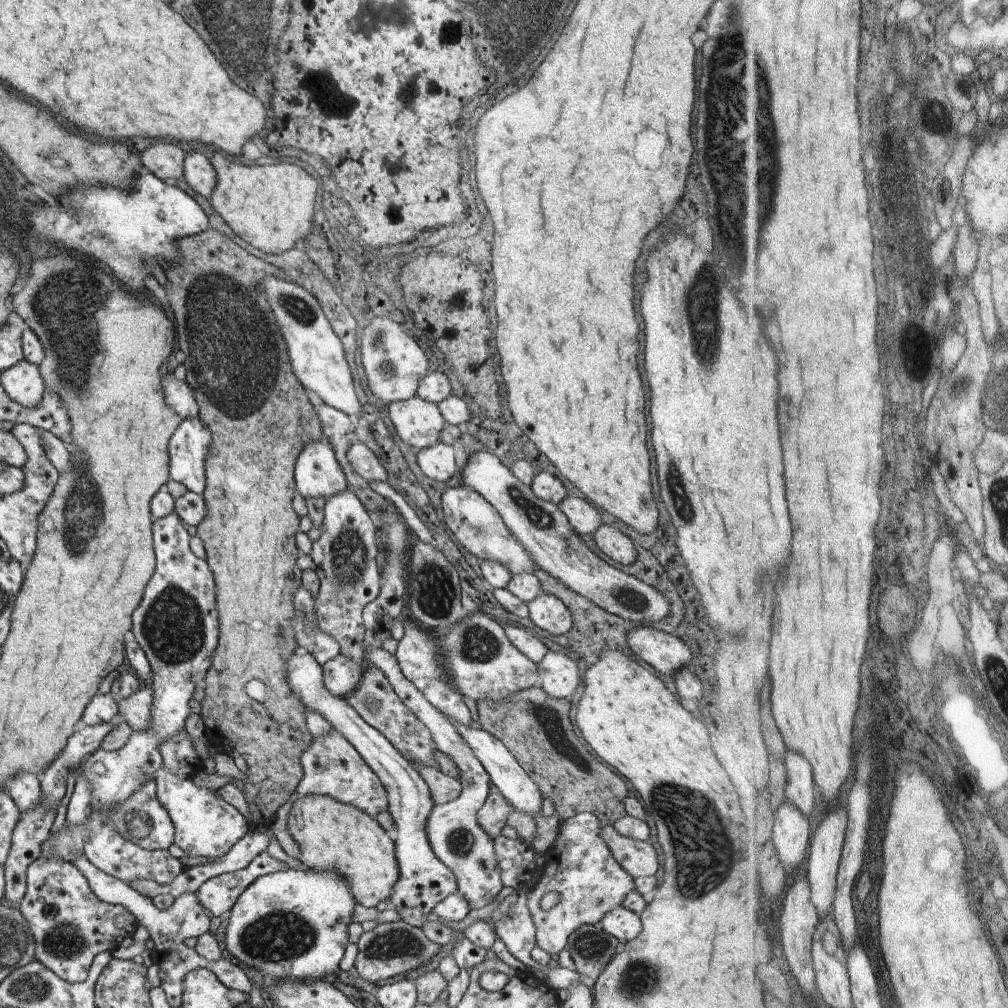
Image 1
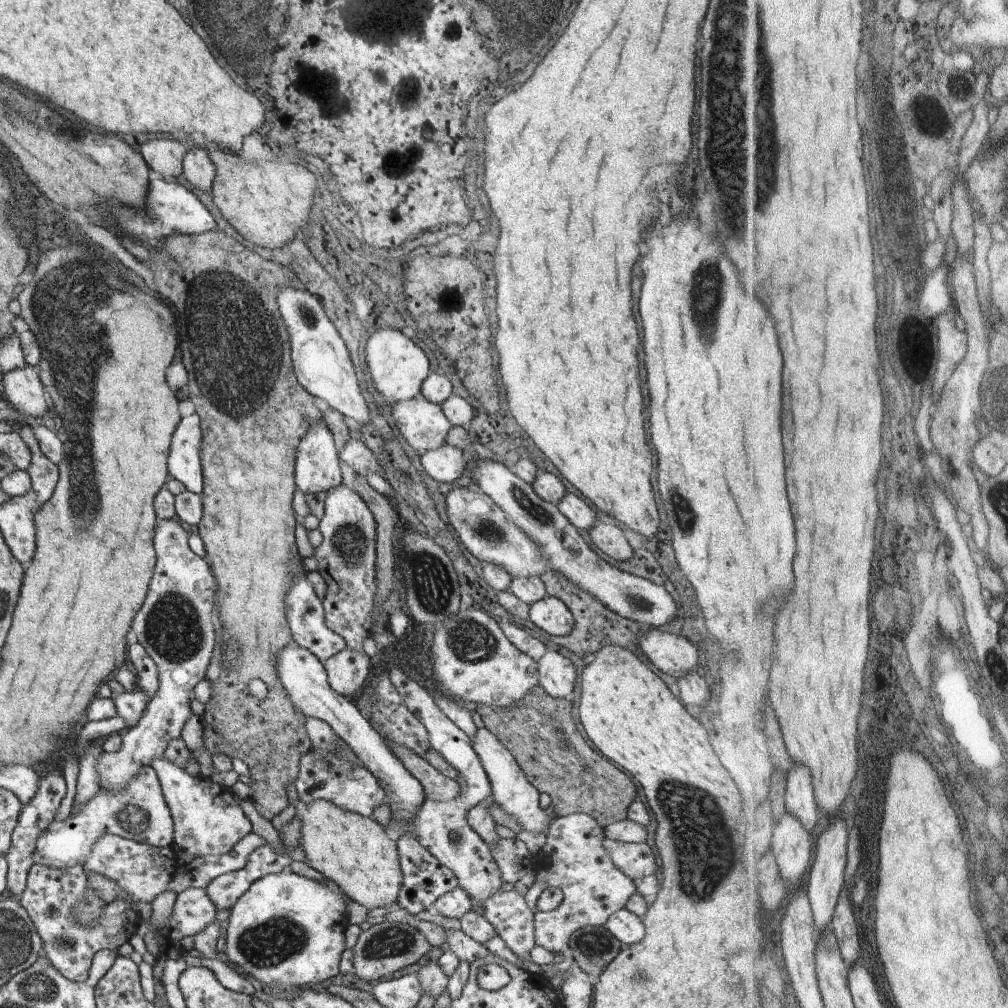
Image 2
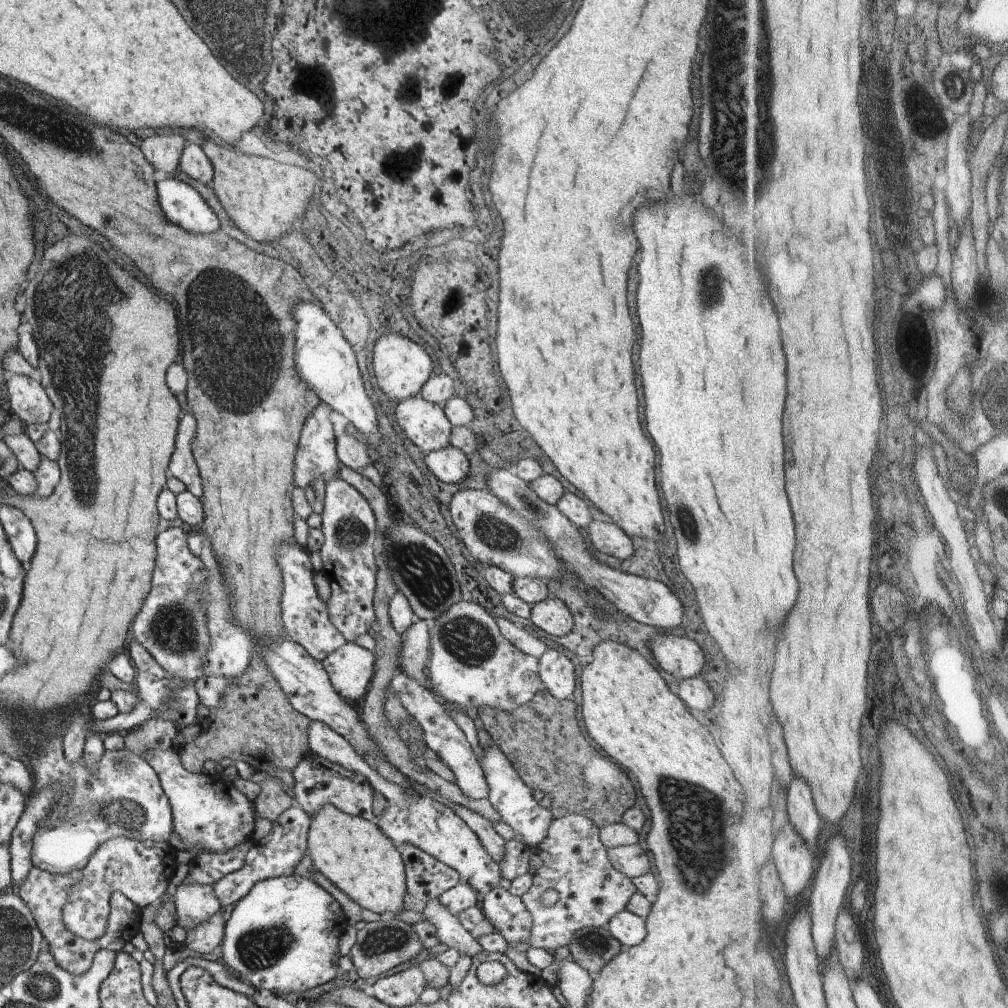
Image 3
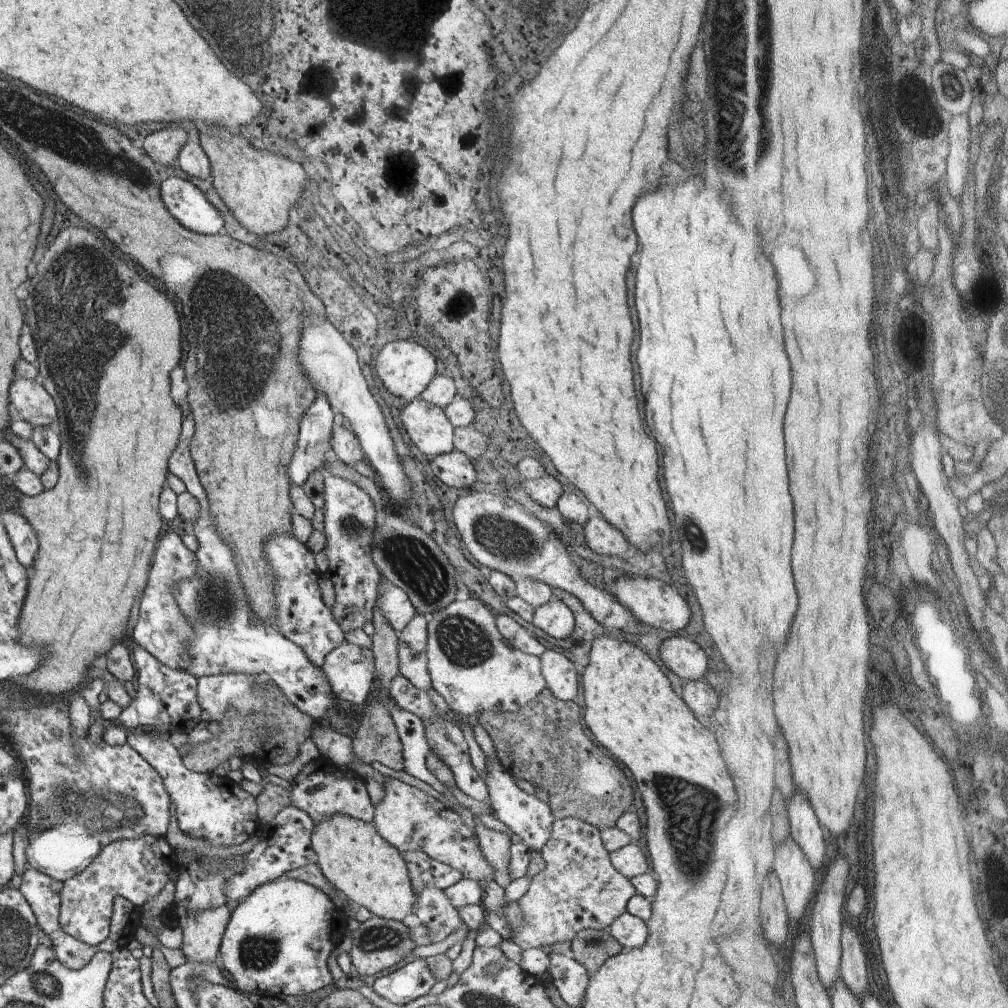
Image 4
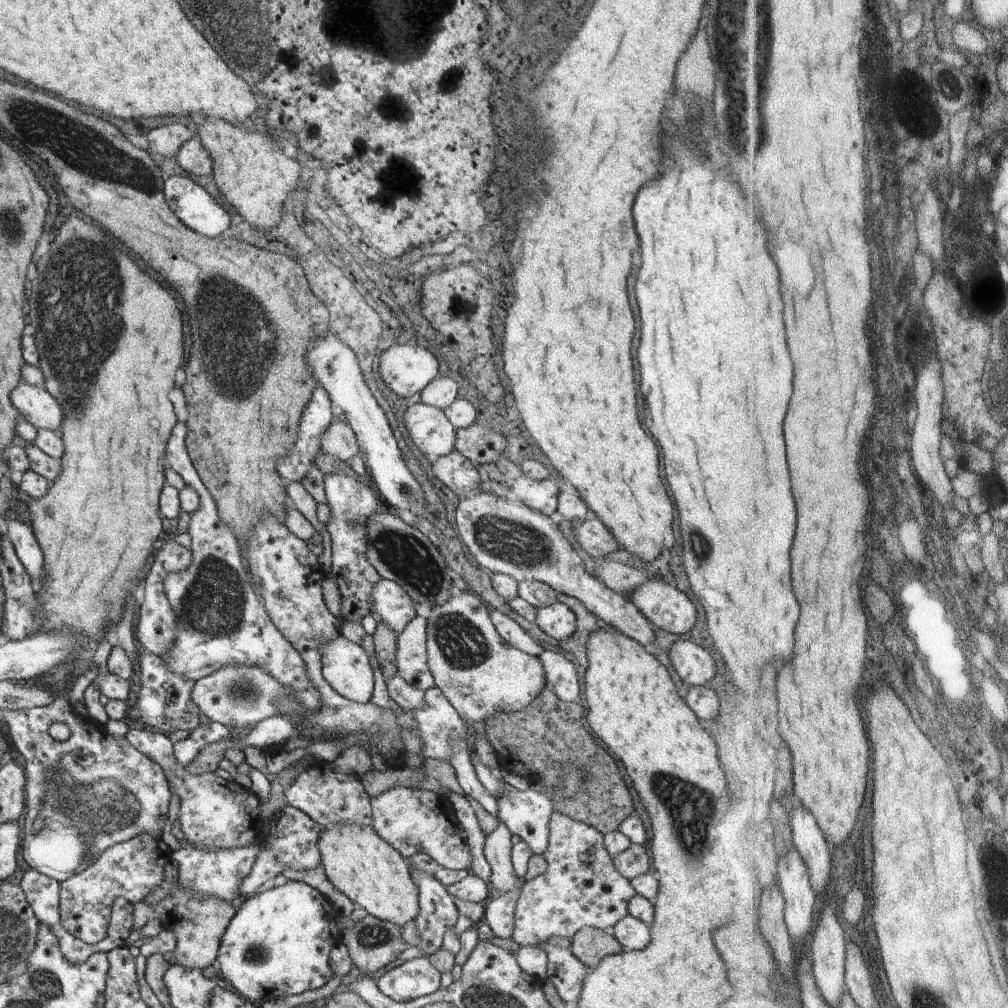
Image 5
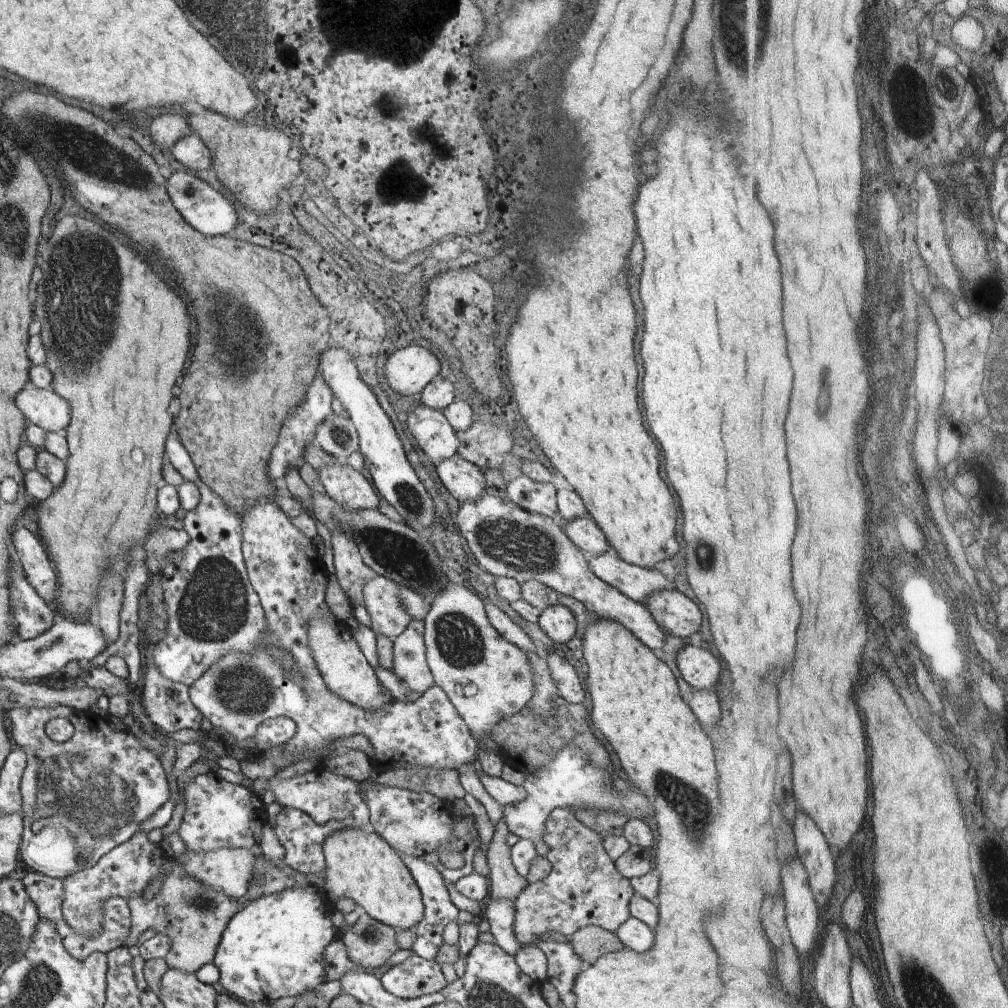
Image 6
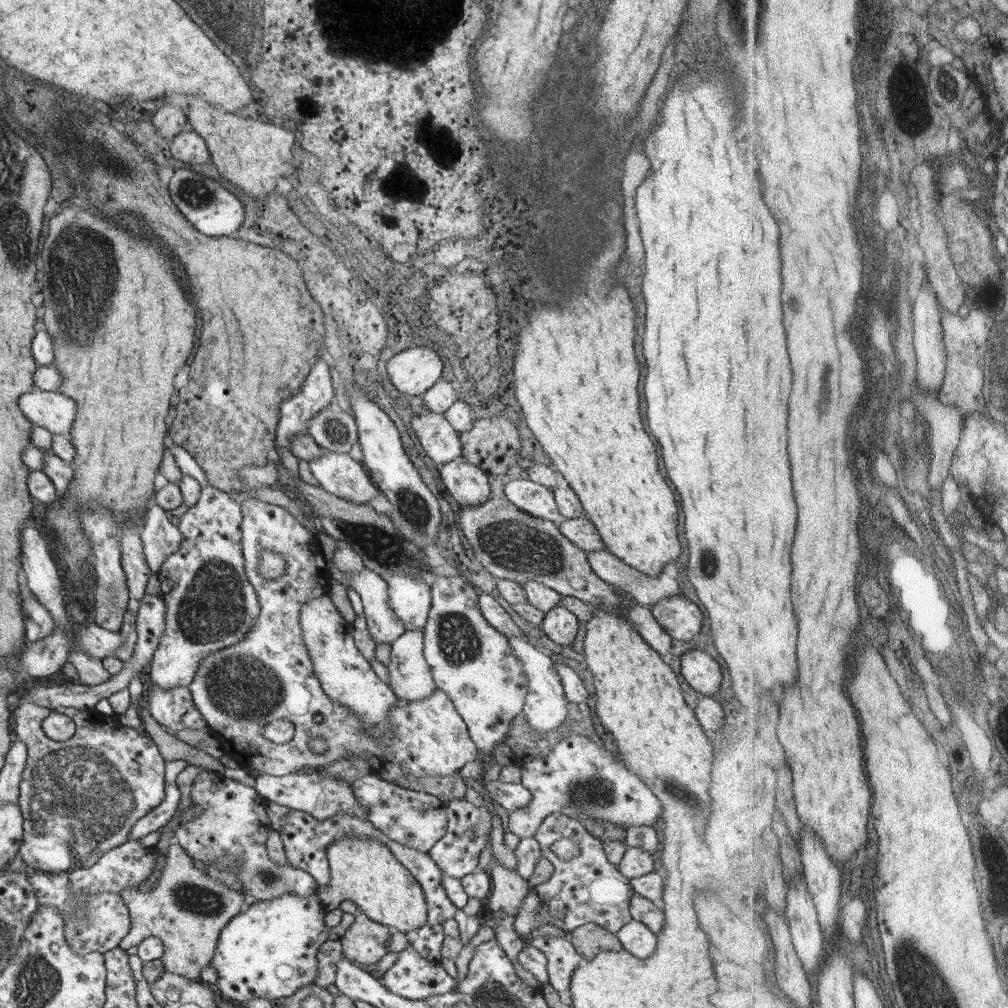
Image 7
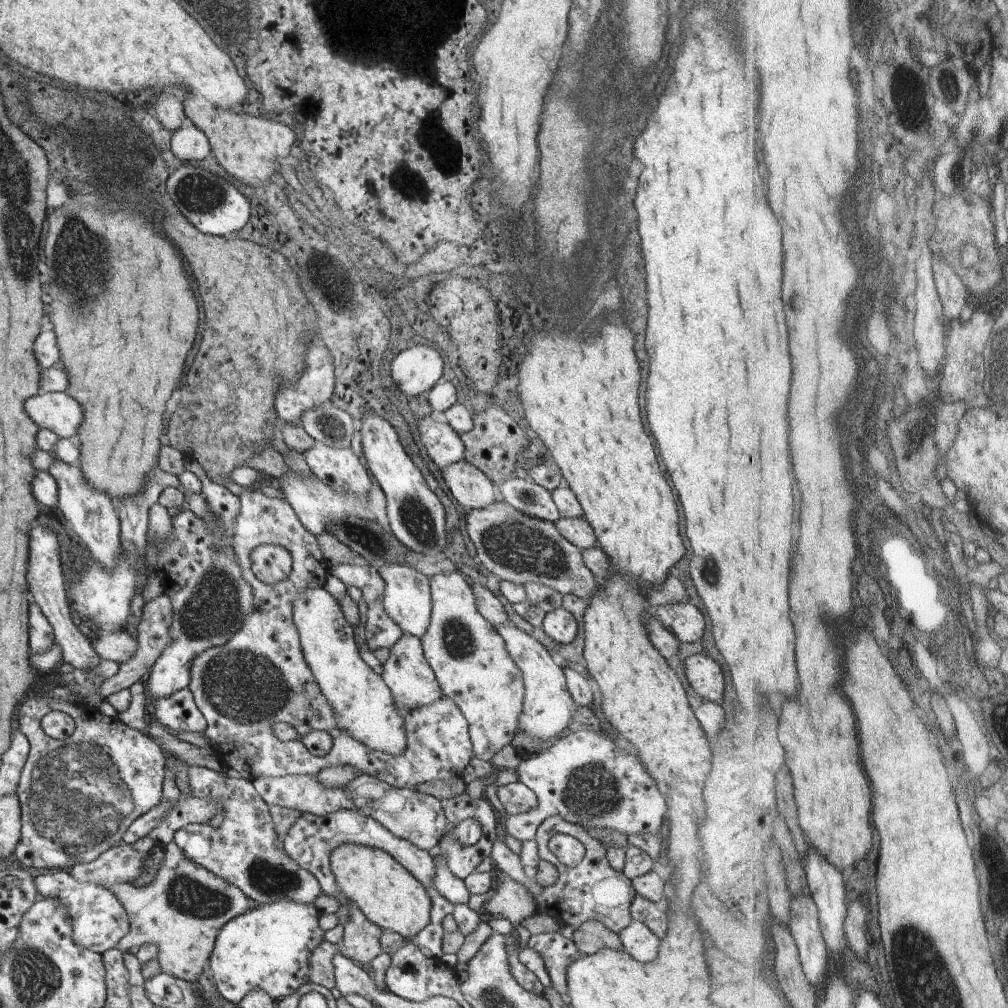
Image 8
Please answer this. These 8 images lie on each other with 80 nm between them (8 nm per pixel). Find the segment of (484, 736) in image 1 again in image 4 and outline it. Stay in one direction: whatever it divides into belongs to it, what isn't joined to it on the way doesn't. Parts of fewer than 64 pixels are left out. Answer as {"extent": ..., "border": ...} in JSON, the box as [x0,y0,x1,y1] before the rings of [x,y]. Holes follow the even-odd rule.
{"extent":[485,757,554,852],"border":[[[496,757],[487,759],[486,768],[485,781],[489,788],[489,802],[494,816],[506,824],[513,834],[518,834],[531,851],[540,852],[552,832],[554,816],[551,805],[548,801],[540,800],[539,797],[532,796],[521,789],[511,773]]]}

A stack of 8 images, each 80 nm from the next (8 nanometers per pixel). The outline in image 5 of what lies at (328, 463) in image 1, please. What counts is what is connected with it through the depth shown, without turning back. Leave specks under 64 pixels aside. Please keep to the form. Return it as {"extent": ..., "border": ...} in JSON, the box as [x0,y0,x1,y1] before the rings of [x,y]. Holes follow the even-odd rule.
{"extent":[276,383,333,482],"border":[[[318,383],[300,418],[296,442],[290,454],[276,460],[276,472],[280,478],[290,482],[301,482],[308,474],[314,458],[321,454],[320,436],[332,423],[333,413],[328,392]]]}

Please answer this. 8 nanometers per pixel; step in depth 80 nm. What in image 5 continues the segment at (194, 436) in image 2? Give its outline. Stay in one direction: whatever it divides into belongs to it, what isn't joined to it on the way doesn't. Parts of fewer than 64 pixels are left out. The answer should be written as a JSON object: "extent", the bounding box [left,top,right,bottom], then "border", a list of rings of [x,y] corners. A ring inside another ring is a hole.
{"extent":[162,418,320,710],"border":[[[182,418],[182,422],[176,424],[170,442],[168,442],[168,450],[166,450],[166,466],[172,468],[192,490],[196,490],[199,497],[198,510],[190,515],[190,523],[188,524],[188,534],[192,538],[192,546],[190,552],[192,554],[192,562],[189,563],[186,570],[182,572],[172,572],[166,580],[164,580],[164,592],[174,614],[176,614],[176,640],[174,646],[170,648],[168,654],[162,656],[162,662],[168,666],[168,672],[180,674],[180,676],[196,682],[205,678],[215,671],[228,667],[230,664],[241,664],[260,666],[262,670],[266,670],[277,682],[283,686],[292,688],[292,694],[305,704],[308,710],[318,710],[320,708],[320,694],[318,690],[310,684],[308,676],[306,676],[306,668],[304,662],[300,658],[300,654],[290,646],[290,642],[280,634],[276,626],[272,624],[262,598],[254,590],[254,586],[247,569],[247,560],[242,553],[240,542],[236,538],[236,534],[232,532],[230,526],[226,526],[220,520],[218,514],[218,506],[214,502],[214,496],[210,494],[210,490],[204,486],[199,478],[197,471],[194,469],[190,461],[186,441],[186,421]]]}

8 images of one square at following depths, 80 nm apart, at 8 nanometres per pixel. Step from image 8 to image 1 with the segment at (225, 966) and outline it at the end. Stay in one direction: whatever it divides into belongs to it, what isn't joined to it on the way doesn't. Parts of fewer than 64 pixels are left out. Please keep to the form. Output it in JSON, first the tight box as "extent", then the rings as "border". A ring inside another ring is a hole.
{"extent":[226,868,357,981],"border":[[[288,868],[262,875],[244,889],[230,910],[226,948],[238,961],[261,970],[269,981],[322,979],[339,969],[357,904],[347,880],[332,869]]]}

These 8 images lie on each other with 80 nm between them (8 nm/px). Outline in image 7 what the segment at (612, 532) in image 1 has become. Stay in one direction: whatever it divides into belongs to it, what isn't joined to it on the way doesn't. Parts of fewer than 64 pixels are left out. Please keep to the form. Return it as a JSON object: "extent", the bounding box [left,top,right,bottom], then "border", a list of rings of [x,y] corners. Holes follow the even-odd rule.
{"extent":[559,516,606,552],"border":[[[587,516],[565,519],[559,526],[560,532],[584,552],[606,549],[597,528]]]}

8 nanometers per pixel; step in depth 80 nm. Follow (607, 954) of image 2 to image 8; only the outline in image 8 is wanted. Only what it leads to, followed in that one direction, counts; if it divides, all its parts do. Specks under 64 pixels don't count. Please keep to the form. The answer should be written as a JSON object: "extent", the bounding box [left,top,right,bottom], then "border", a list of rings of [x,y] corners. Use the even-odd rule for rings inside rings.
{"extent":[573,920,624,955],"border":[[[596,920],[584,921],[574,929],[573,941],[580,953],[592,955],[602,949],[624,951],[619,933],[612,932],[604,923]]]}

